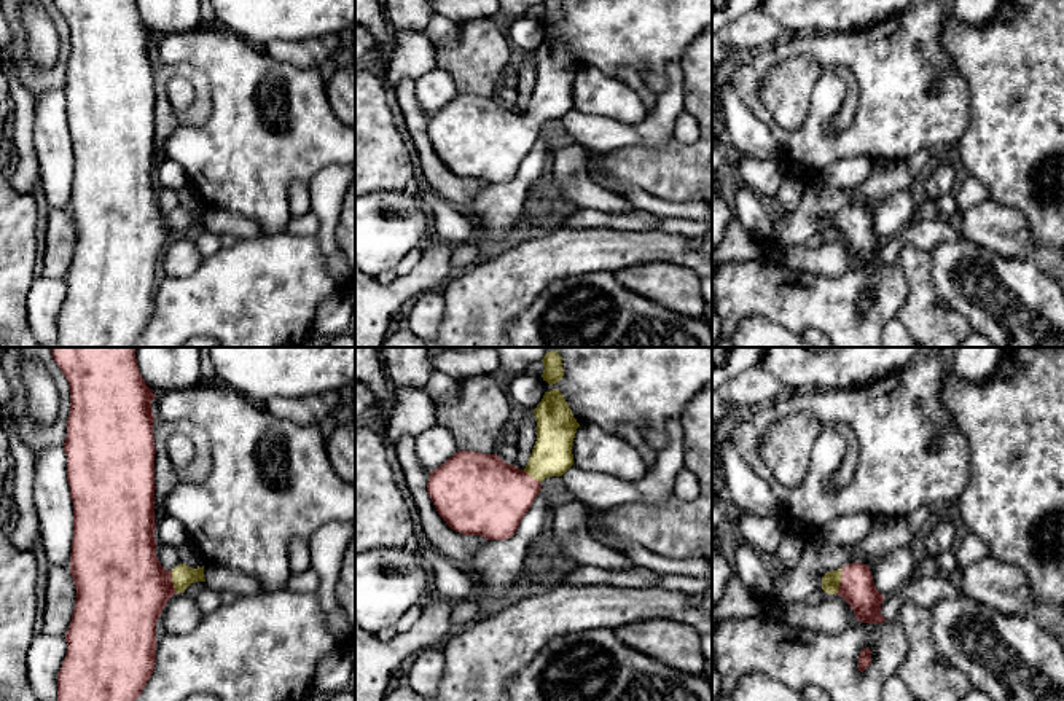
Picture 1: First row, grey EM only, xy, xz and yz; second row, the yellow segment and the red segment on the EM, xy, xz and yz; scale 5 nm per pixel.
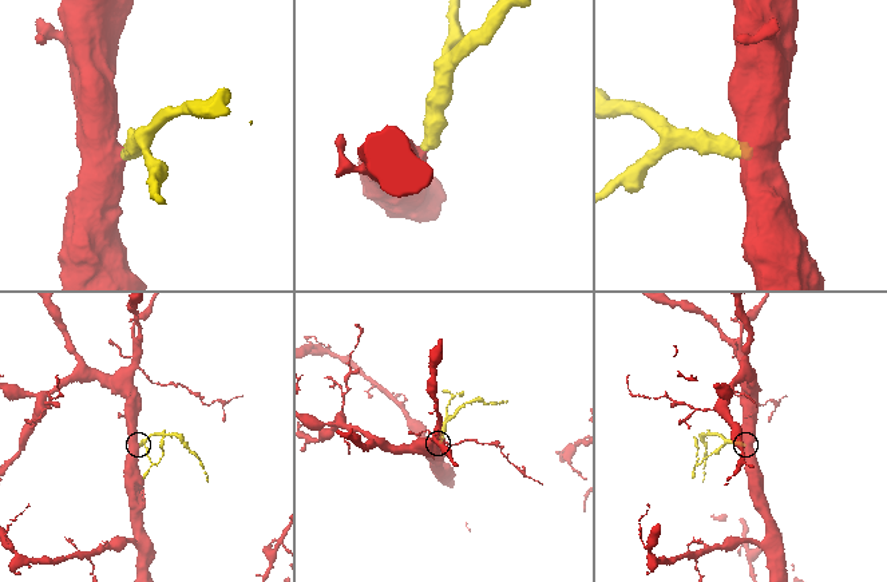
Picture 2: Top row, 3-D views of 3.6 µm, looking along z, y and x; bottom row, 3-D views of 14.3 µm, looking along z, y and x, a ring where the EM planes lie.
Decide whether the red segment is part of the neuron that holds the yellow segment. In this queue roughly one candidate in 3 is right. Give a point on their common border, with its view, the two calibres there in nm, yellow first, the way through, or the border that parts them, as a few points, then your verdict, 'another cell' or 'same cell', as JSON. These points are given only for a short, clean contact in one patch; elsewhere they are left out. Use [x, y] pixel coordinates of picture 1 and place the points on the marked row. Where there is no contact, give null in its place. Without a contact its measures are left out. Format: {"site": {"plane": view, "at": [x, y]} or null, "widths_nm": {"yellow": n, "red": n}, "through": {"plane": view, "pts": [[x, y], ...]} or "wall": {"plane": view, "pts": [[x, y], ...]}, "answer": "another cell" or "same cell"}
{"site": {"plane": "yz", "at": [840, 582]}, "widths_nm": {"yellow": 100, "red": 180}, "through": {"plane": "yz", "pts": [[830, 582], [840, 582], [851, 582], [857, 588]]}, "answer": "same cell"}

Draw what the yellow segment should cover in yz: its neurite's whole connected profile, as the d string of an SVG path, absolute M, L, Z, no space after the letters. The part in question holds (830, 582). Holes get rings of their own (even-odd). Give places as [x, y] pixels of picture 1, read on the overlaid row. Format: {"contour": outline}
{"contour": "M852 562L843 569L827 572L822 577L822 589L841 596L854 610L857 621L886 621L881 615L881 604L886 596L876 589L866 564Z"}

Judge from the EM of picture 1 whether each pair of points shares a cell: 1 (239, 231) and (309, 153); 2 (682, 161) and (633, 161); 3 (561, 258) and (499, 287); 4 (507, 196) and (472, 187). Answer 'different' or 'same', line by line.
1: different
2: same
3: same
4: different

